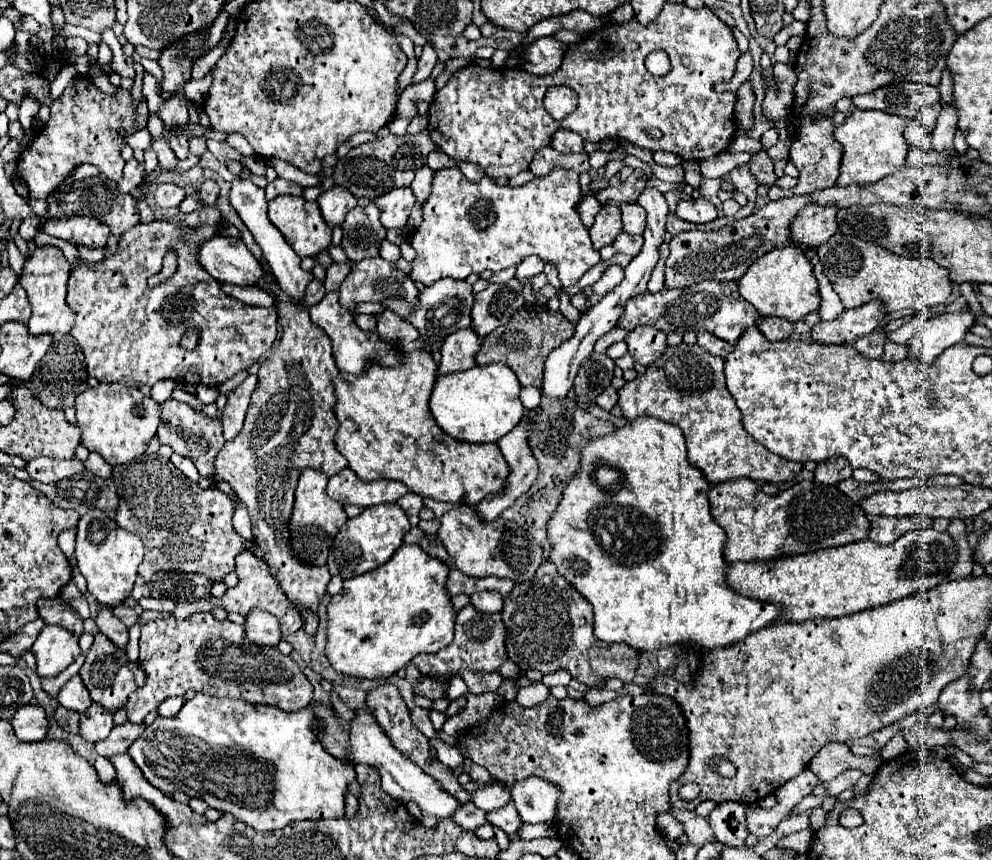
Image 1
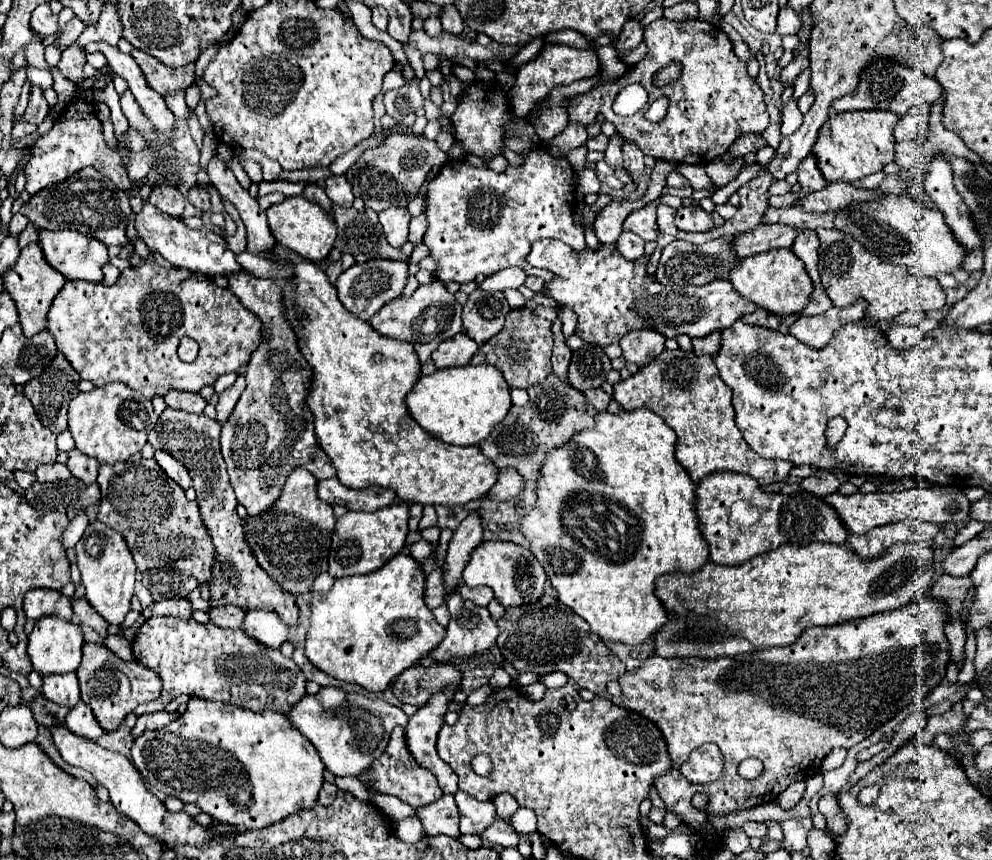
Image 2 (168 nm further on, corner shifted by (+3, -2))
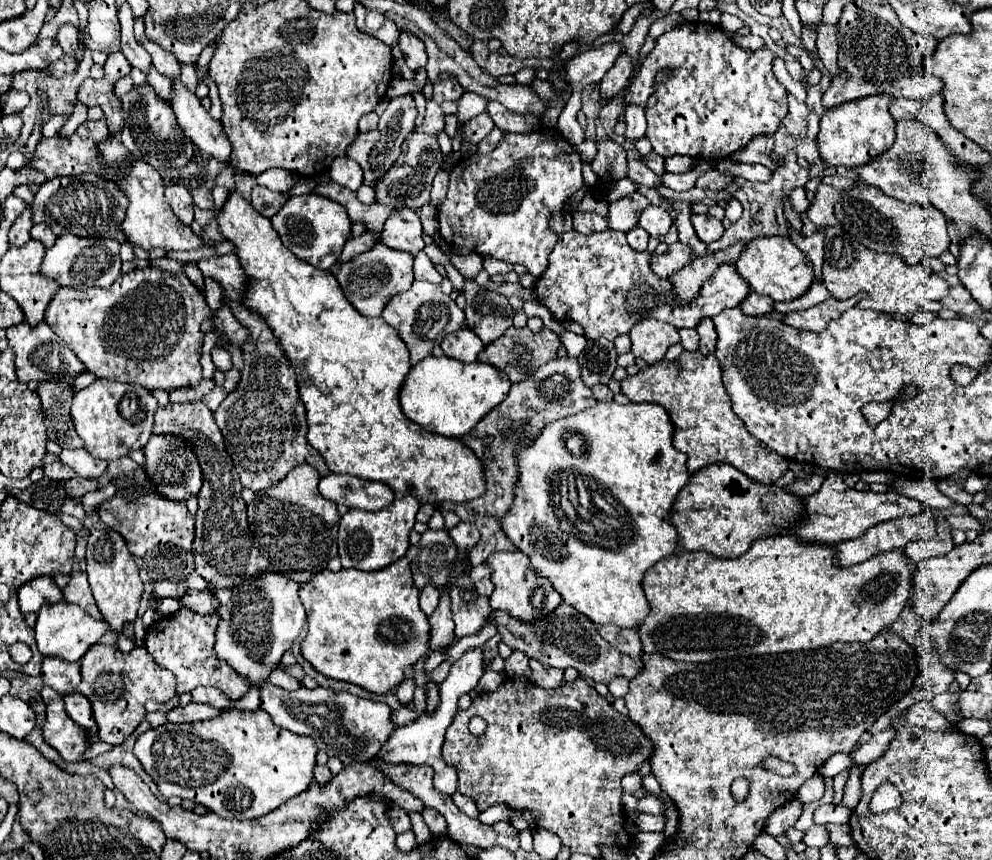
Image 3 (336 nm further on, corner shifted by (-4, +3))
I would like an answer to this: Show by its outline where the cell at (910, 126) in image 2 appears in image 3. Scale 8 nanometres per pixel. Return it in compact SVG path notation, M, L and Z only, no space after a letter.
M894 99L890 103L890 115L898 121L898 119L916 119L916 113L920 109L918 101L910 101L910 99Z

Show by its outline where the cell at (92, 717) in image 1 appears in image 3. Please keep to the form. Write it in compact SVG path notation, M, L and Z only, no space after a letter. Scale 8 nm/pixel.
M70 693L64 697L64 705L66 705L66 713L70 715L70 719L74 723L78 723L82 729L90 731L92 735L96 735L96 723L92 717L92 707L84 695Z

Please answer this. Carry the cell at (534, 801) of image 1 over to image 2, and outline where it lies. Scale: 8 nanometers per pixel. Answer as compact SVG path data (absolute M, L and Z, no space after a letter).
M519 808L513 814L513 828L519 834L527 834L527 832L535 832L535 812L531 812L529 808Z

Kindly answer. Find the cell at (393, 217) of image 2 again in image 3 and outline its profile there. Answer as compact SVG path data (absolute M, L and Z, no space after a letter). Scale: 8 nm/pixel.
M400 209L384 223L382 243L394 251L406 251L416 255L424 249L420 217L412 209Z

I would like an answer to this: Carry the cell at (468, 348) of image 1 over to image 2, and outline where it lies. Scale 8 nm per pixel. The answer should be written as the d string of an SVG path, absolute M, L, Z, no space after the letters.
M461 332L439 344L439 348L433 352L433 362L439 370L451 366L467 366L477 348L479 346L475 344L475 340L471 340L467 334Z

